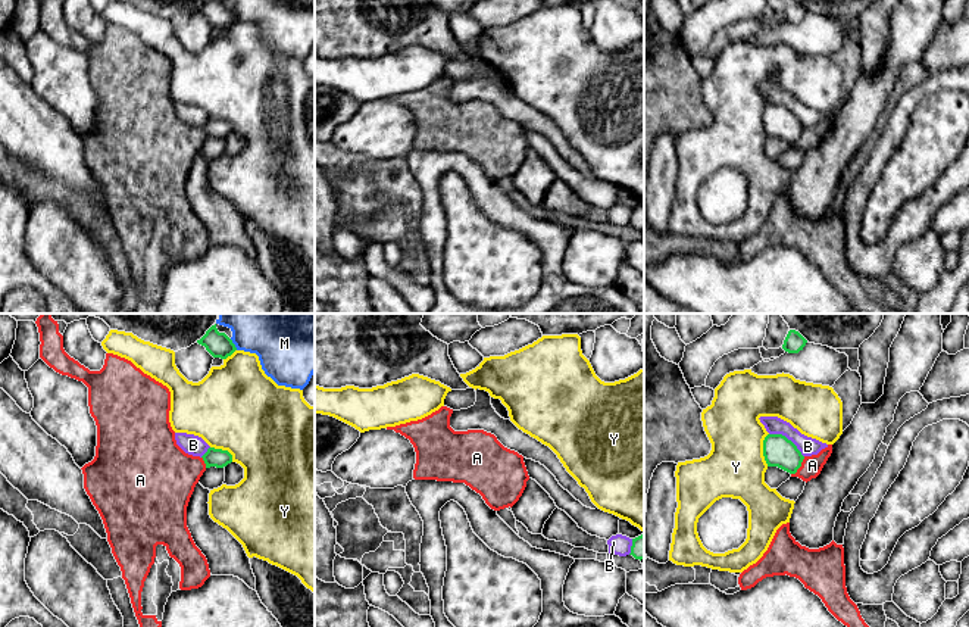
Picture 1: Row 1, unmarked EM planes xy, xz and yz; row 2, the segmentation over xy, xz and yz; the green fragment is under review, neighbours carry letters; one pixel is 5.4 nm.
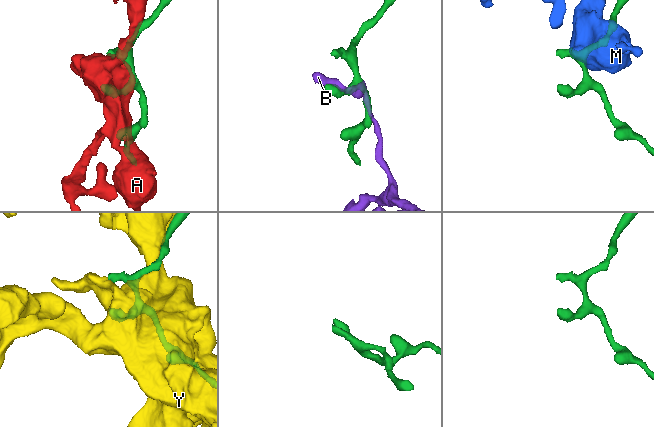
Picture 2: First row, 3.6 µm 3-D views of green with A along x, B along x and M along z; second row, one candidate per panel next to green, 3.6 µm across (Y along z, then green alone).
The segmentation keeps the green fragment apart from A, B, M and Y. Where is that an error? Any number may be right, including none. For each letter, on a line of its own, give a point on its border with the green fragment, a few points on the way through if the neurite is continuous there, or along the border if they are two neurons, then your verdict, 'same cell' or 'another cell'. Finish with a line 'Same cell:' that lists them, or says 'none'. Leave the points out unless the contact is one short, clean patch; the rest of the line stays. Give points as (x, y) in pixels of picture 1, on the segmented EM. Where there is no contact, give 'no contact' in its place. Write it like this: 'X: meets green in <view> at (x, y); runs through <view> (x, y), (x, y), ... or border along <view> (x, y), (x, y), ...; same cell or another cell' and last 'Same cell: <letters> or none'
A: meets green in yz at (800, 465); border along yz (805, 457), (800, 467), (791, 474); another cell
B: meets green in yz at (787, 439); another cell
M: meets green in xy at (234, 345); another cell
Y: meets green in yz at (763, 449); another cell
Same cell: none

